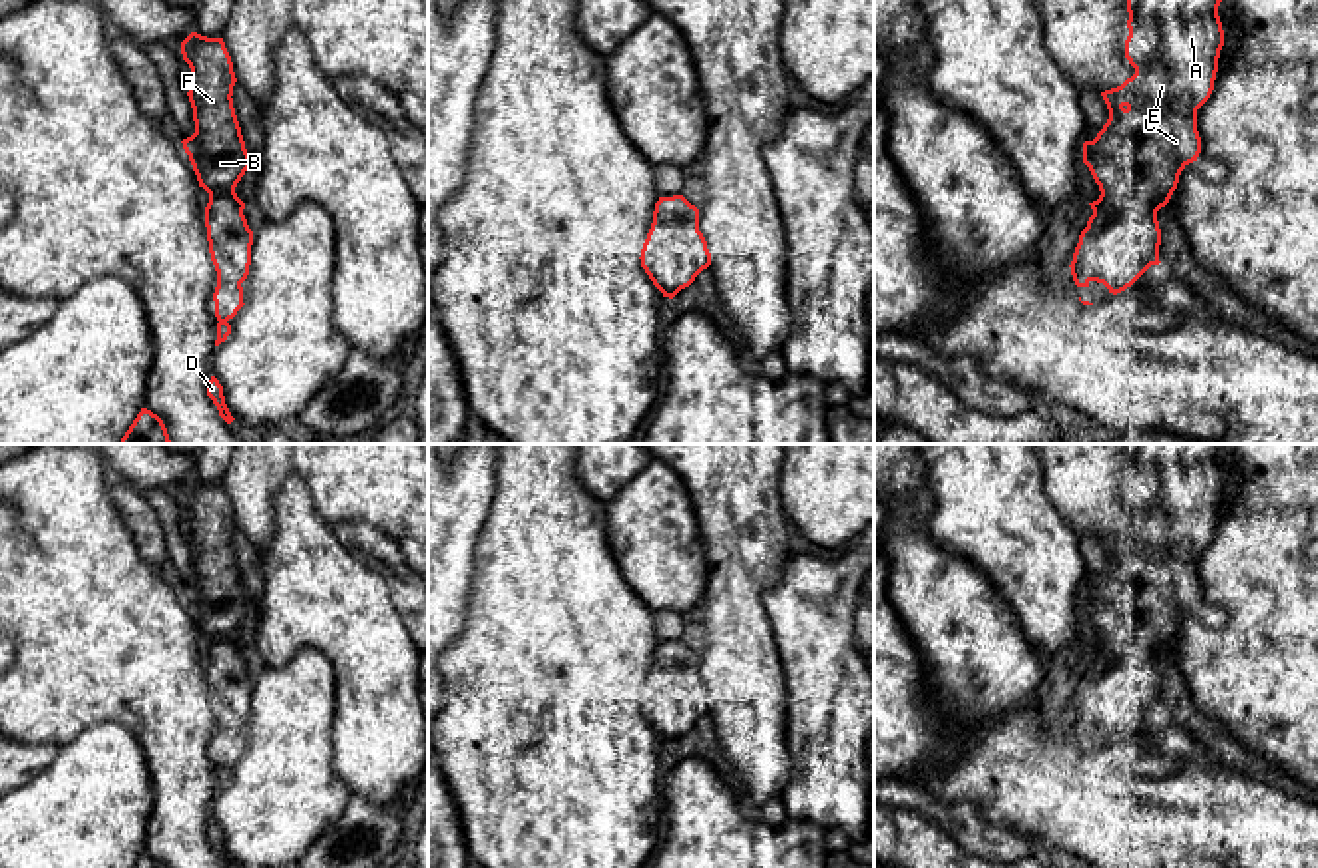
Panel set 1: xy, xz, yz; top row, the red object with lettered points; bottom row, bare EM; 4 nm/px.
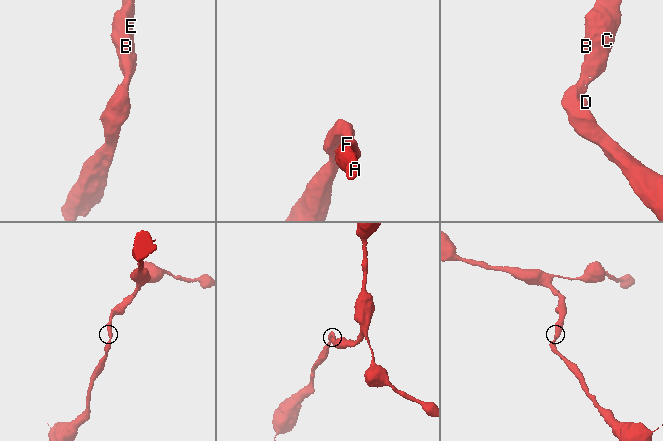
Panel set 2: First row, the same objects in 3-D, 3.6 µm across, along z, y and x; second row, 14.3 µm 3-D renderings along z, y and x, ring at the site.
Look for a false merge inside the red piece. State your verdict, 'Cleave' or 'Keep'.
Keep

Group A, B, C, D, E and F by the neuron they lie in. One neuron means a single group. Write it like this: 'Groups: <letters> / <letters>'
Groups: A B C D E F

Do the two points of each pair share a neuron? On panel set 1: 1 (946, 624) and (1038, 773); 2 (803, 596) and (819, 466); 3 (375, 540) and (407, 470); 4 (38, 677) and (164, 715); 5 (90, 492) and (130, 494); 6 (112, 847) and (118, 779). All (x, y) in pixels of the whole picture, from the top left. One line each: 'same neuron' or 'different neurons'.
1: different neurons
2: different neurons
3: different neurons
4: same neuron
5: different neurons
6: same neuron

